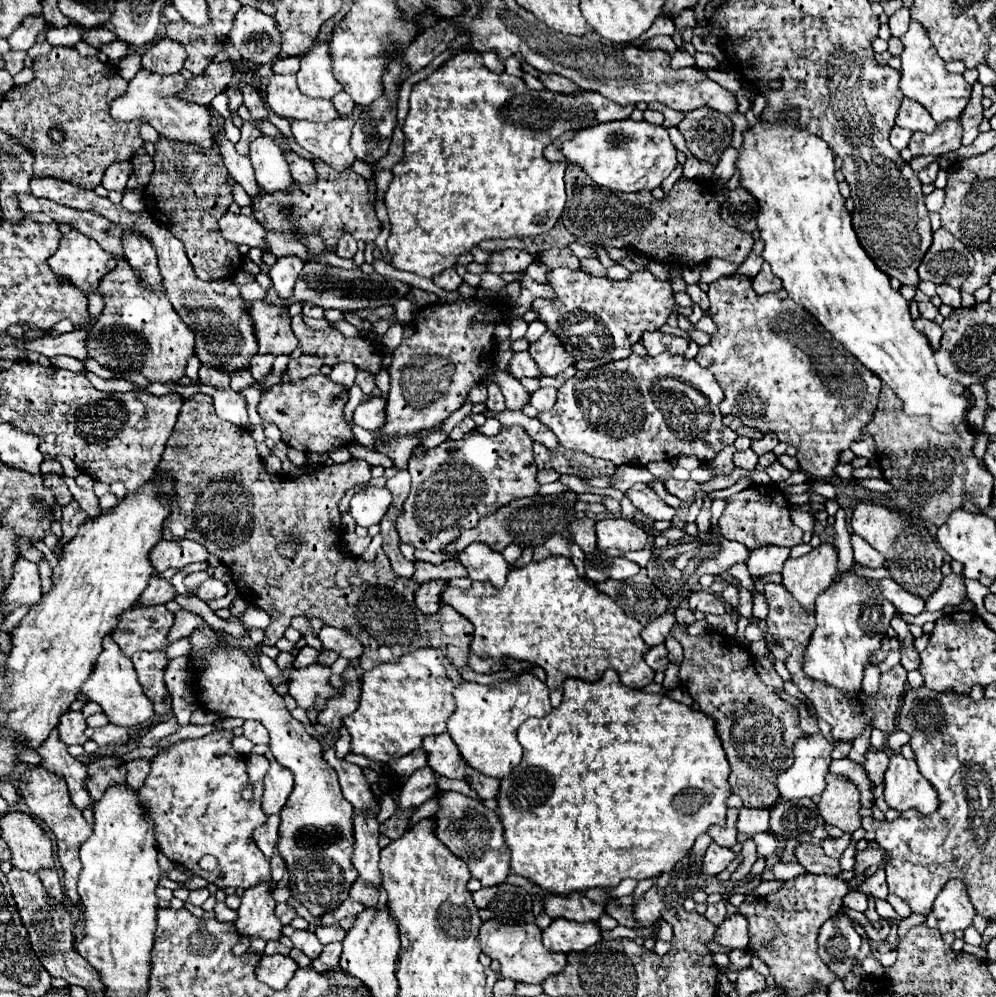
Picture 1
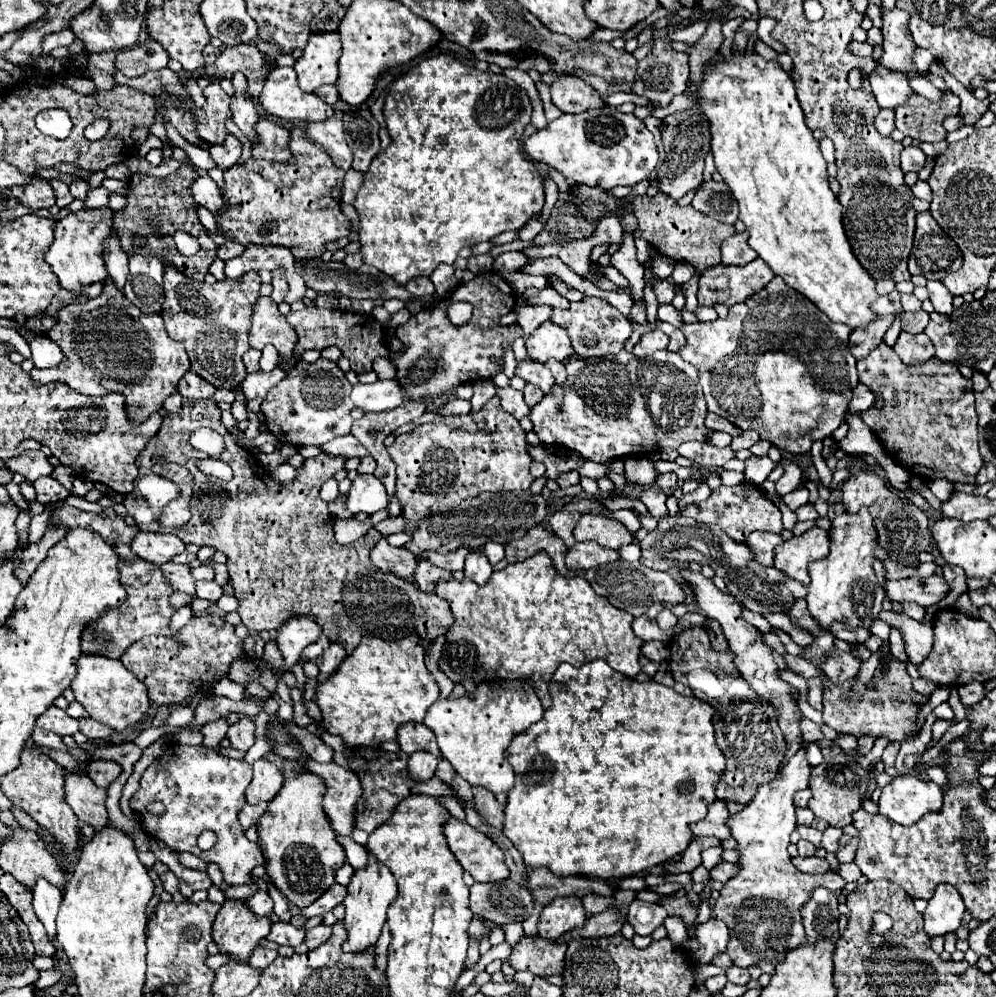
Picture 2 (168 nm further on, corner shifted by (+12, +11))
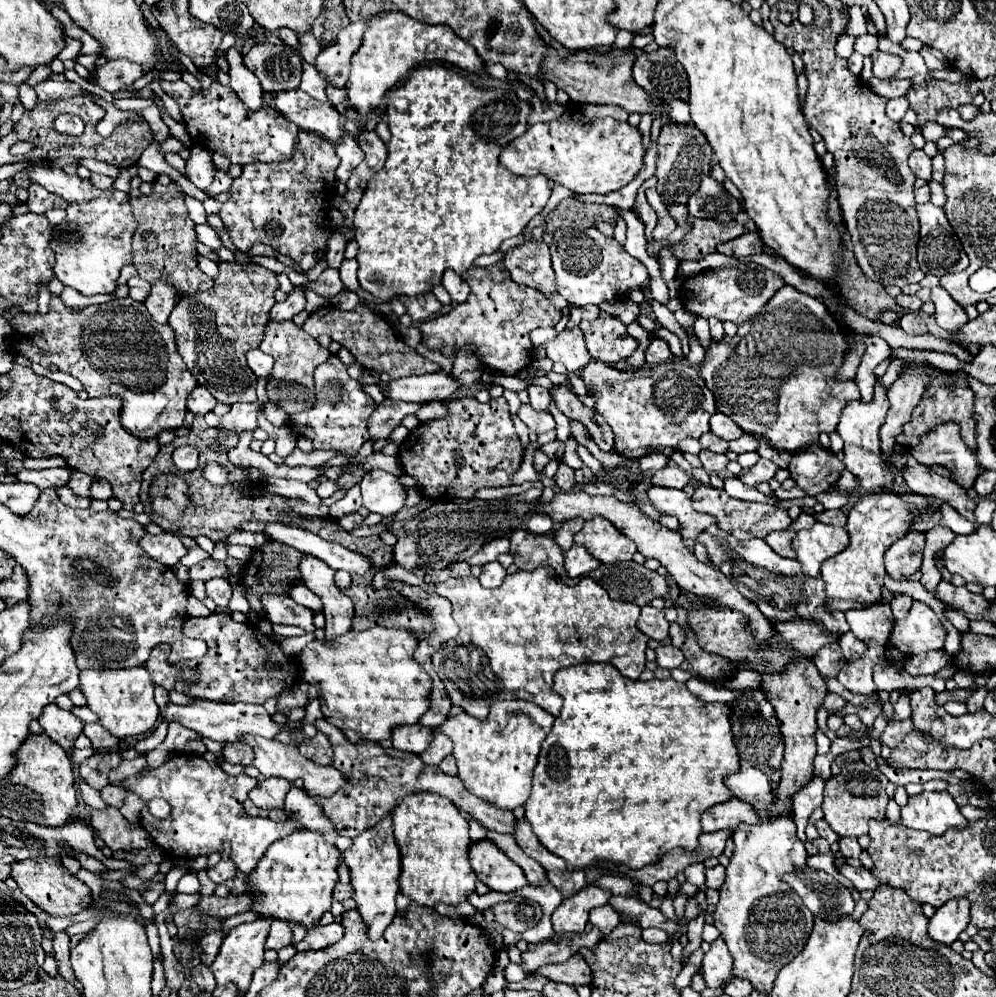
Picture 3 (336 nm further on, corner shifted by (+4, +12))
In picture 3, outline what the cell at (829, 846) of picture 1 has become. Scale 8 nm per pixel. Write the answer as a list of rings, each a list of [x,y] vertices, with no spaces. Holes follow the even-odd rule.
[[[840,838],[838,844],[840,844],[840,852],[844,854],[844,858],[858,858],[862,852],[856,838]]]

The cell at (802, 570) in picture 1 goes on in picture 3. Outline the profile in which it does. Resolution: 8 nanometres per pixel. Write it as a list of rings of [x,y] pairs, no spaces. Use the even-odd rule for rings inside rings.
[[[816,522],[810,530],[796,532],[792,540],[796,560],[802,564],[806,576],[820,576],[822,562],[848,548],[848,544],[850,538],[846,528],[828,526],[822,522]]]

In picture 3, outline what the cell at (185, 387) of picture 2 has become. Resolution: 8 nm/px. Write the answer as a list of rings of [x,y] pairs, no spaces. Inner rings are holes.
[[[196,386],[196,388],[190,392],[186,406],[188,406],[188,410],[190,410],[192,414],[204,416],[204,414],[212,412],[212,408],[216,406],[216,400],[214,400],[214,396],[212,396],[204,386]]]

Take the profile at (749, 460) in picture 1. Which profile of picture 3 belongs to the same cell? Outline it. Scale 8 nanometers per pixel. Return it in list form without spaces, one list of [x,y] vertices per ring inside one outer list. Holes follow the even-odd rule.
[[[702,450],[700,452],[700,460],[702,460],[702,468],[712,474],[712,472],[722,472],[728,464],[728,458],[724,454],[714,454],[710,450]]]

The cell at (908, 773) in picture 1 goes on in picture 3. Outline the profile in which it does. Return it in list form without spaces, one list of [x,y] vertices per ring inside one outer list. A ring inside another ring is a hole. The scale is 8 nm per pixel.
[[[922,792],[912,796],[902,808],[902,824],[912,830],[926,830],[942,836],[950,828],[966,828],[968,820],[960,814],[948,792]]]

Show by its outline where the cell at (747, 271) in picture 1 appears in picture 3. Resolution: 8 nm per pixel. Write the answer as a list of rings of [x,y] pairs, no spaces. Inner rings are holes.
[[[746,232],[744,236],[738,236],[730,242],[720,244],[718,252],[726,254],[726,256],[732,256],[732,258],[746,258],[746,256],[762,254],[762,242],[760,242],[756,232]]]

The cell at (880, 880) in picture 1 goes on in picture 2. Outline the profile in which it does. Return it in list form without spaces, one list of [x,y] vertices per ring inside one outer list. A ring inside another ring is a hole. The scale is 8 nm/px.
[[[802,747],[778,769],[772,781],[758,785],[756,797],[740,813],[728,819],[732,837],[738,841],[742,871],[724,885],[712,911],[716,919],[722,919],[730,927],[730,943],[726,951],[738,967],[746,969],[758,965],[764,973],[774,975],[776,965],[780,965],[792,949],[806,943],[800,909],[806,905],[812,889],[826,887],[830,891],[840,891],[846,885],[846,881],[832,871],[826,875],[808,875],[798,871],[790,863],[786,851],[790,845],[790,833],[796,829],[794,793],[808,787],[810,769],[806,747]]]

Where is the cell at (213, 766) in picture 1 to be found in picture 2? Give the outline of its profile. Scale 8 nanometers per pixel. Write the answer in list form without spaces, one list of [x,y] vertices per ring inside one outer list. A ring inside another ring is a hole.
[[[174,743],[144,771],[140,787],[130,799],[130,807],[140,813],[142,825],[150,837],[164,841],[176,853],[192,853],[206,863],[216,863],[228,885],[244,885],[252,881],[252,869],[262,865],[260,847],[246,839],[238,823],[238,811],[246,805],[244,791],[250,781],[252,765],[224,757],[220,747]],[[154,801],[164,803],[166,811],[162,815],[152,815],[148,811],[148,805]],[[206,829],[214,831],[218,841],[210,851],[200,851],[196,839]]]

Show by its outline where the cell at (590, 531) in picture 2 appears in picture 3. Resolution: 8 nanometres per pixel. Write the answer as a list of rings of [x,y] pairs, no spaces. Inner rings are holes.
[[[600,516],[586,520],[584,528],[574,536],[574,542],[582,544],[602,564],[632,560],[636,552],[636,544]]]

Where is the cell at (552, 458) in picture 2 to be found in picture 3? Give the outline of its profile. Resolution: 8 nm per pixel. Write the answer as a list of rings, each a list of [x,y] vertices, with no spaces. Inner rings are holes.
[[[560,464],[558,468],[558,474],[554,476],[556,484],[562,488],[562,490],[572,490],[576,486],[576,480],[574,480],[574,470],[568,468],[566,464]]]

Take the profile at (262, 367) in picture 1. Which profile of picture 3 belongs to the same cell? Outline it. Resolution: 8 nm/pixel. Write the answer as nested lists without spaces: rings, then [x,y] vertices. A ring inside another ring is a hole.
[[[250,350],[250,352],[246,354],[246,360],[248,360],[250,370],[252,370],[258,378],[268,376],[270,370],[272,370],[272,356],[264,354],[262,350]]]

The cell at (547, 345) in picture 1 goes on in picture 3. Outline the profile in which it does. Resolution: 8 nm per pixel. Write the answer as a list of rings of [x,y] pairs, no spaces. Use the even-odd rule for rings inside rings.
[[[566,328],[554,340],[546,342],[546,354],[552,362],[562,362],[568,372],[576,372],[592,360],[584,346],[584,334],[580,328]]]

